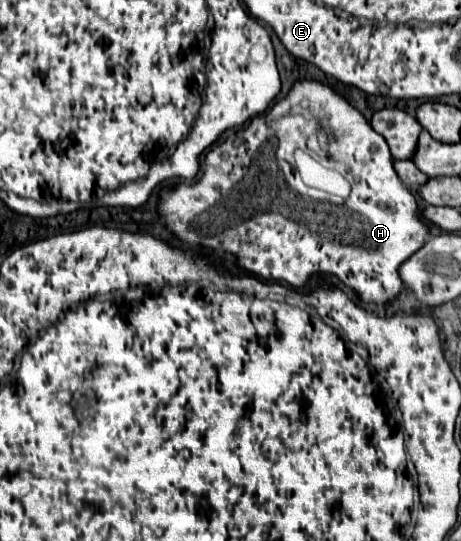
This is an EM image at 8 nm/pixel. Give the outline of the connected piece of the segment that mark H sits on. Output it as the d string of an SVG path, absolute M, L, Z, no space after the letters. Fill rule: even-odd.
M298 82L282 102L228 136L224 144L214 146L204 158L204 174L196 184L162 190L158 212L166 220L166 226L184 242L214 252L228 252L252 276L268 282L286 282L294 288L300 288L312 276L332 276L350 286L364 304L380 304L406 290L398 276L398 266L428 240L428 224L420 218L414 194L396 178L392 160L384 138L342 96L320 82ZM298 116L314 126L306 130L304 122L298 122ZM314 130L318 134L326 132L328 158L346 168L344 178L352 186L348 200L308 188L298 170L294 170L294 152L306 148L302 142Z

